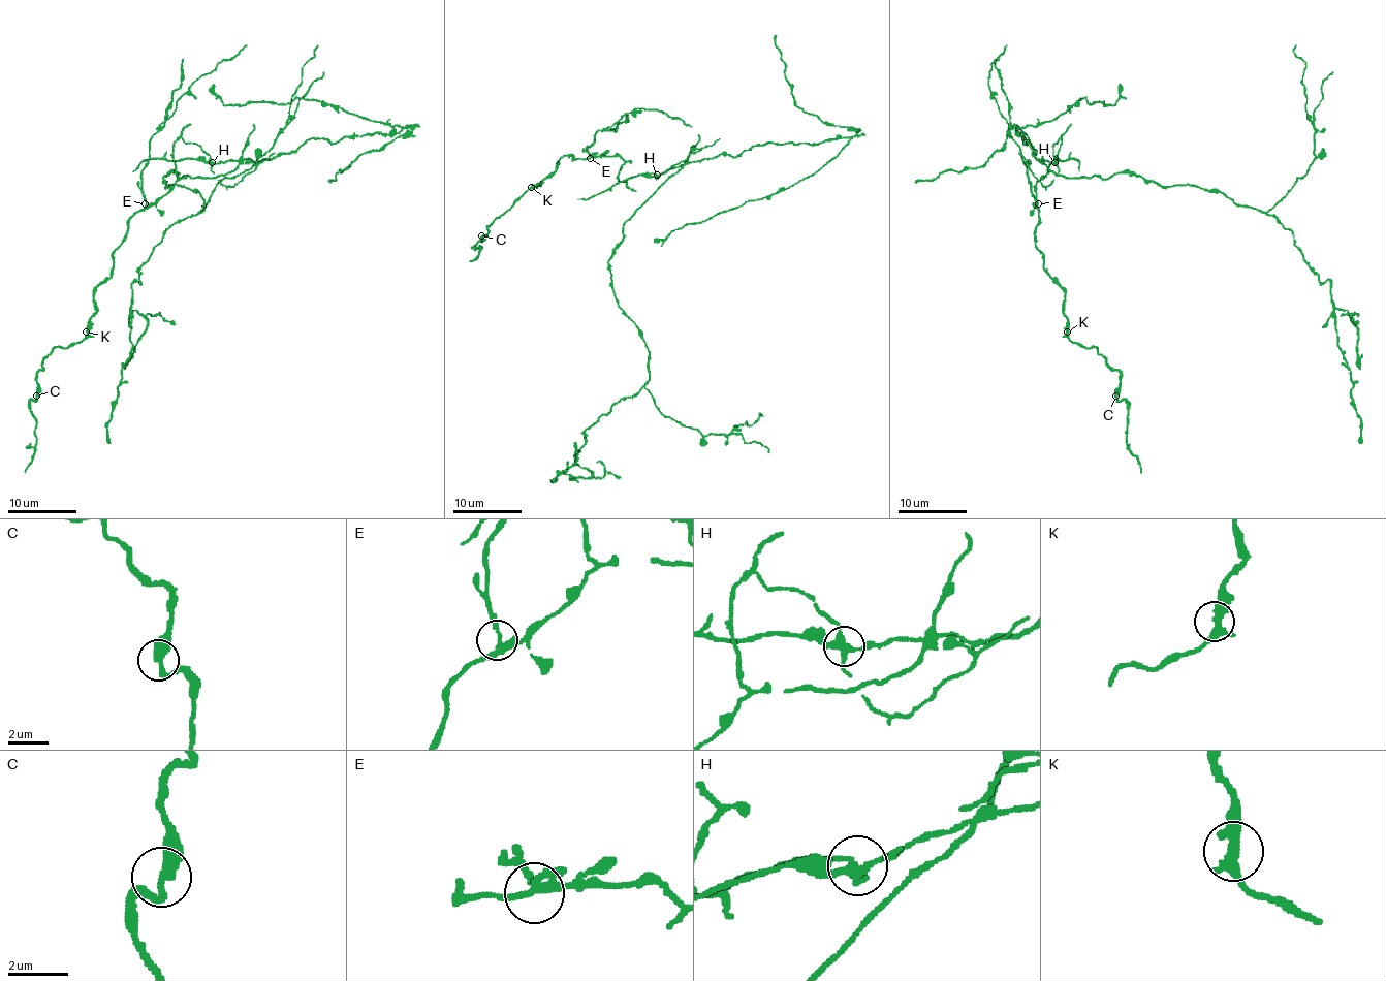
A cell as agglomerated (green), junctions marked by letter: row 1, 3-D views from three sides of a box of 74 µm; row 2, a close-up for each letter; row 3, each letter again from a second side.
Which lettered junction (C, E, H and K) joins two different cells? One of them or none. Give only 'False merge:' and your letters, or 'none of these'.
False merge: H

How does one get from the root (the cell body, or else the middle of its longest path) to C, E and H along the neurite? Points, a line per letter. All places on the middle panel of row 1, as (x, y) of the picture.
C: (666, 181), (684, 165), (622, 182), (620, 156), (564, 155), (554, 171), (481, 235)
E: (666, 181), (684, 165), (622, 182), (620, 156), (590, 158)
H: (666, 181), (684, 165), (671, 166), (656, 176)

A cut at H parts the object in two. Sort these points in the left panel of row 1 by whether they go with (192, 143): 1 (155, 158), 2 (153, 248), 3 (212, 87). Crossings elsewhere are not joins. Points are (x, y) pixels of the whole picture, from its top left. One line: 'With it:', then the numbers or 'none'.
With it: none

